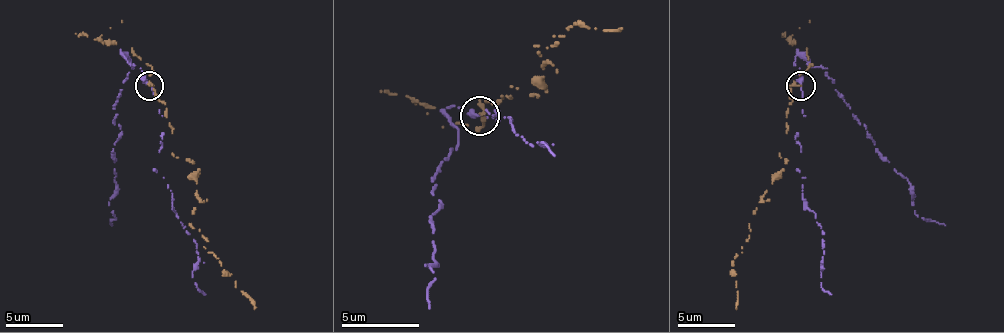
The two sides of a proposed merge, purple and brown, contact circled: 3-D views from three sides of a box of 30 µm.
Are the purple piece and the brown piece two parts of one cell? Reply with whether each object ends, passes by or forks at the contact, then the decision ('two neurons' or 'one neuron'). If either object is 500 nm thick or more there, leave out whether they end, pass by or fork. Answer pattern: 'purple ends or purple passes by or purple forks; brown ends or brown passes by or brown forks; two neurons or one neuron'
purple ends; brown ends; two neurons

